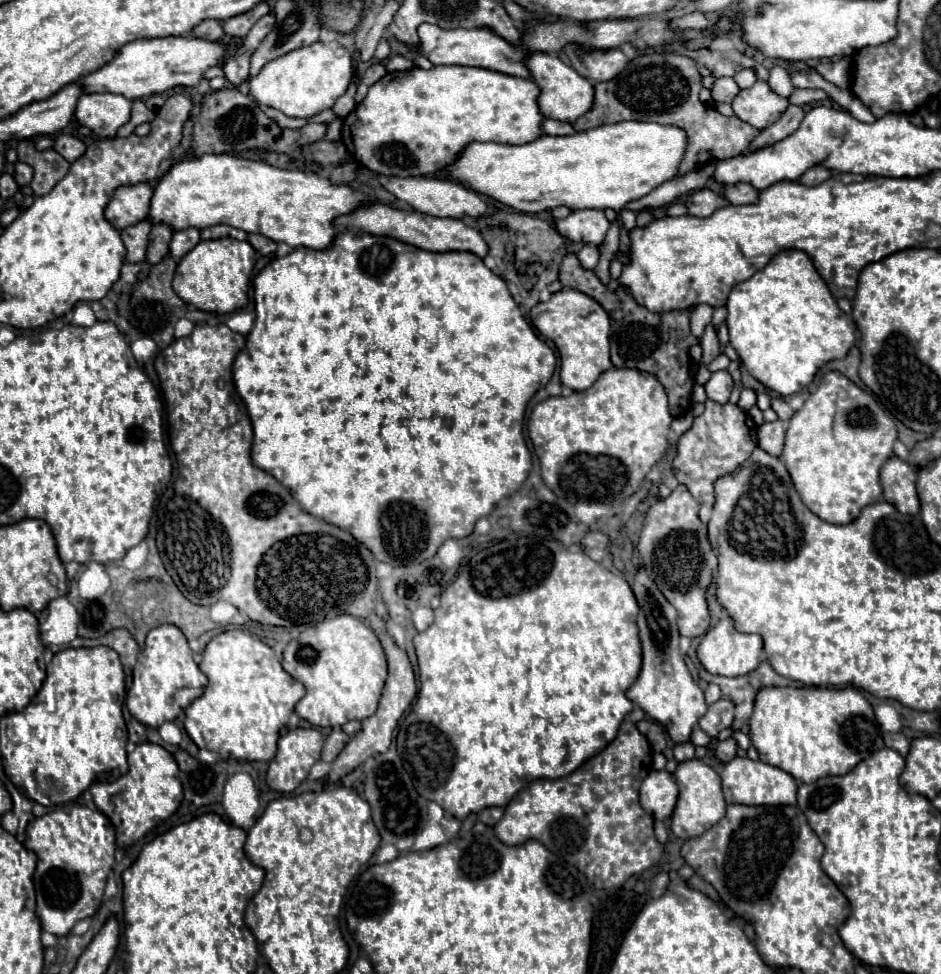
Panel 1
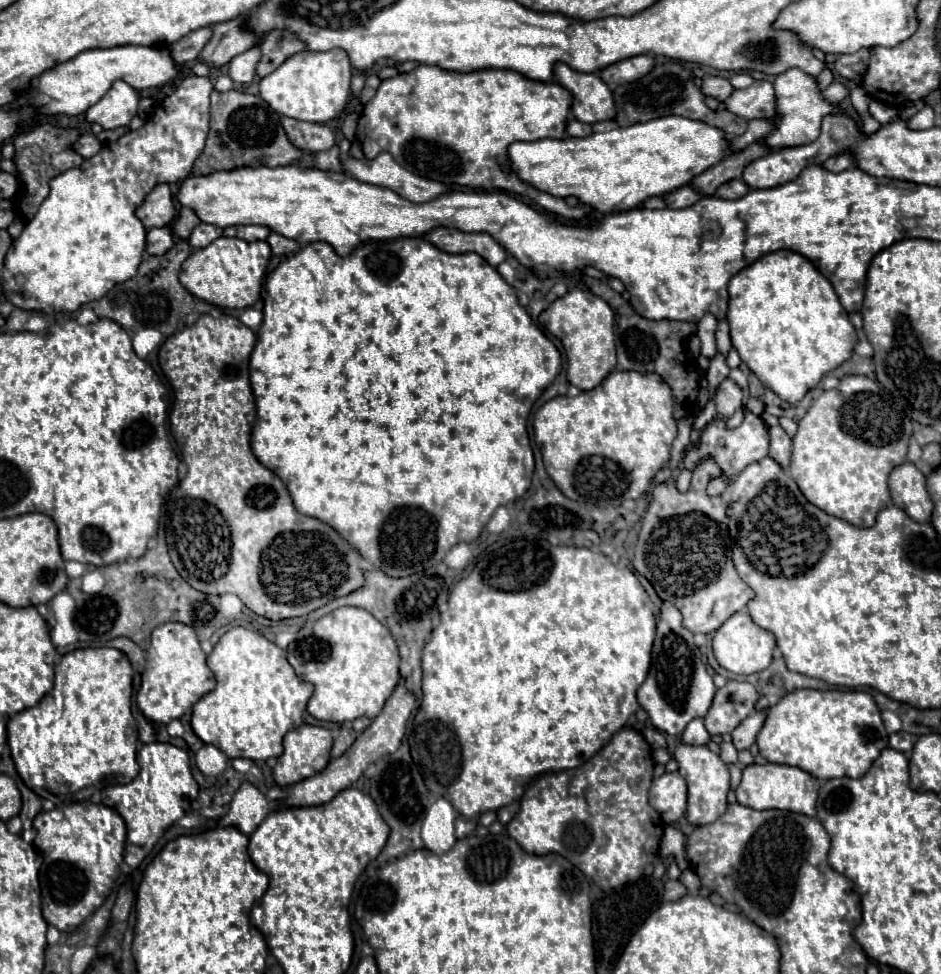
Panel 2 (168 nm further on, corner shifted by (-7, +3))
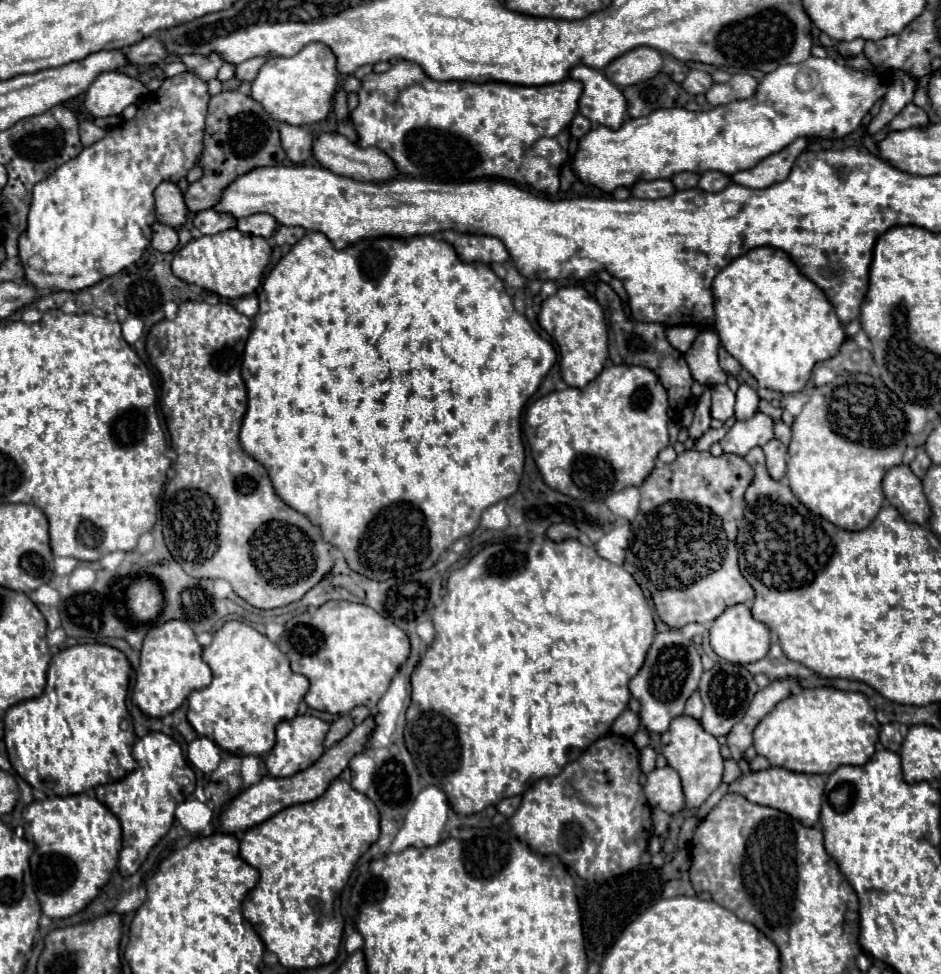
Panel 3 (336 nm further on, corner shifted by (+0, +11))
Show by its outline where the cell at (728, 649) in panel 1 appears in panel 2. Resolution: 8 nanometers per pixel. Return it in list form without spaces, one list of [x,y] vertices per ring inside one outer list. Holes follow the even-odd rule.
[[[737,612],[713,634],[713,654],[719,666],[723,666],[733,674],[755,674],[765,670],[773,658],[773,648],[775,648],[775,636],[759,628],[749,618],[747,612]]]

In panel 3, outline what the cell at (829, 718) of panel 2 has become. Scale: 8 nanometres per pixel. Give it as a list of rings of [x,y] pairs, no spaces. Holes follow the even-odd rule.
[[[804,688],[782,702],[756,726],[754,730],[754,748],[760,756],[768,758],[770,766],[786,768],[790,772],[802,774],[832,774],[838,766],[864,764],[874,752],[880,734],[880,724],[876,720],[874,708],[868,704],[868,698],[860,692],[842,692],[836,688]]]

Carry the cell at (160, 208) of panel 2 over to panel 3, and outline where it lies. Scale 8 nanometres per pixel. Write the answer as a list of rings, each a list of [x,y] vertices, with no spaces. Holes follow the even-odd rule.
[[[162,182],[156,188],[156,216],[158,222],[180,228],[188,222],[188,208],[182,190],[172,182]]]

